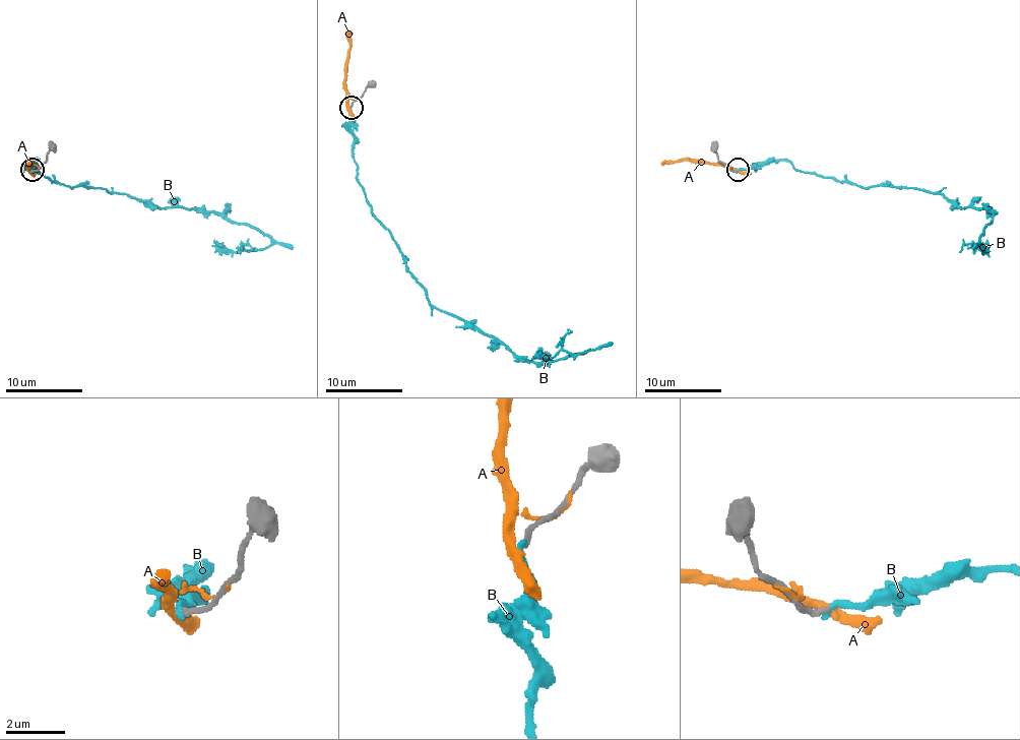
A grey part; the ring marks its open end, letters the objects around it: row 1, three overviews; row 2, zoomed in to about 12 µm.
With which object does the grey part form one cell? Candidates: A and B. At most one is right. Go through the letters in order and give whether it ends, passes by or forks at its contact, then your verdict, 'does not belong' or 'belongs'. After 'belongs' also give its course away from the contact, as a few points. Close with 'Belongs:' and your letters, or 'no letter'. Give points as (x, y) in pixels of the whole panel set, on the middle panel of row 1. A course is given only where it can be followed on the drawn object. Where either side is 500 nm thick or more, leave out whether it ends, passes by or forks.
A: it passes by; does not belong
B: it ends there; does not belong
Belongs: no letter

